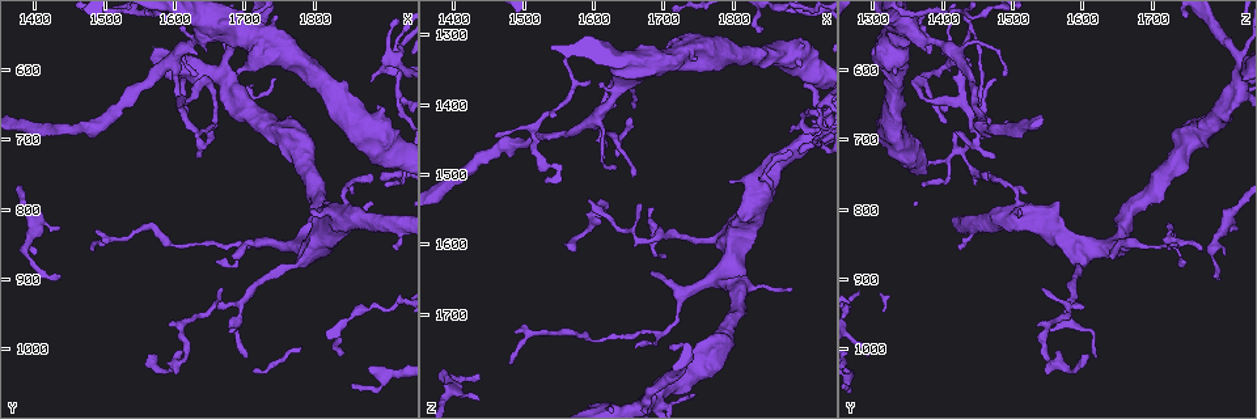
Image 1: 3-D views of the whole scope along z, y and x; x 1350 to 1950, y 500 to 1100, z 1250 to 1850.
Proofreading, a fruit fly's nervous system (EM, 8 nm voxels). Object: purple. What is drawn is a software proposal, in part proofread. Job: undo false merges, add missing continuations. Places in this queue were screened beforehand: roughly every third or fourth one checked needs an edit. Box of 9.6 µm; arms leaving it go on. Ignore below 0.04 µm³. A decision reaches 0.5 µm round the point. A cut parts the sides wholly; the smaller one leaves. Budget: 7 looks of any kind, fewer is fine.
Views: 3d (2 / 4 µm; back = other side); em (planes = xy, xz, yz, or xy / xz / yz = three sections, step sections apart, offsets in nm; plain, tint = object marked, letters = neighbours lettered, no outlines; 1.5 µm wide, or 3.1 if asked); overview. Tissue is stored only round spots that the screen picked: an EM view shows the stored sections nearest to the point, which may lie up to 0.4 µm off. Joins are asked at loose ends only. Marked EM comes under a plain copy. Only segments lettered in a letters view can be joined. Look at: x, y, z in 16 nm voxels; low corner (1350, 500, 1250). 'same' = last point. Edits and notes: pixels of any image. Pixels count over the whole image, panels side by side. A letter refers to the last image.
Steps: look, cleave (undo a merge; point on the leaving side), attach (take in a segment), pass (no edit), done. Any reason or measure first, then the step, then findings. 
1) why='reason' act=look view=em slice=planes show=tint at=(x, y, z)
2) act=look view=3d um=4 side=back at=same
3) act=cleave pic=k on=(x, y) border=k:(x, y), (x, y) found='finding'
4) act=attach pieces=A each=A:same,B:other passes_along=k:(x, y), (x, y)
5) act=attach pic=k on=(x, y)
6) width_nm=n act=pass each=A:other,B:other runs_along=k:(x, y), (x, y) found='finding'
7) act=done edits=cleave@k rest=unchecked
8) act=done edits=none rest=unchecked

why='free end' act=look view=em slice=planes show=tint at=(1655, 690, 1420)

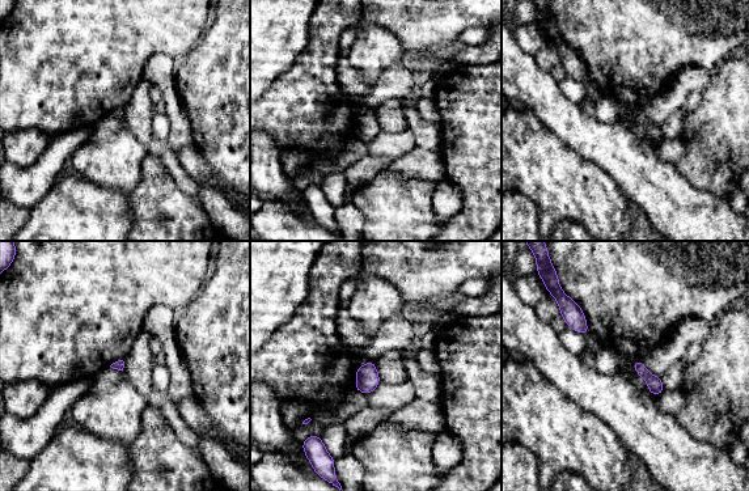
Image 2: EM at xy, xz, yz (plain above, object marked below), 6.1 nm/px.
why='see the neighbours' act=look view=em slice=planes show=letters at=same

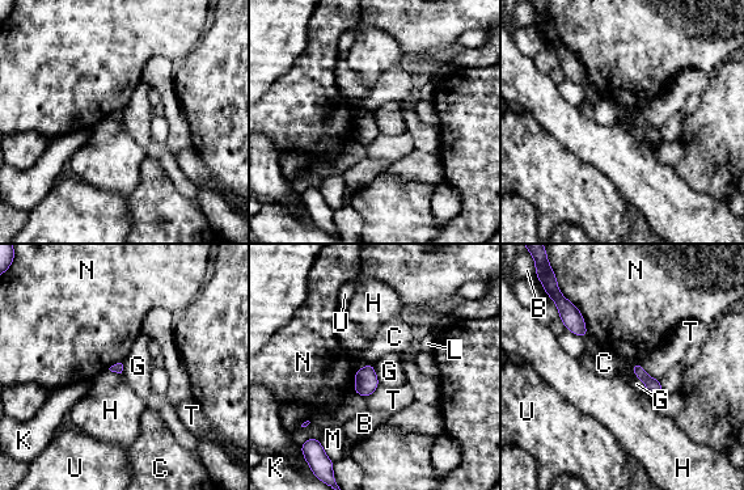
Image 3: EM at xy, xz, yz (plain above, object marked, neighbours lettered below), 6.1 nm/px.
act=pass each=B:other,C:other,G:other,H:other,K:other,L:other,M:other,N:other,T:other,U:other found='none of them fits'

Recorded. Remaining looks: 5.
why='an open end' act=look view=em slice=planes show=letters at=(1900, 760, 1370)

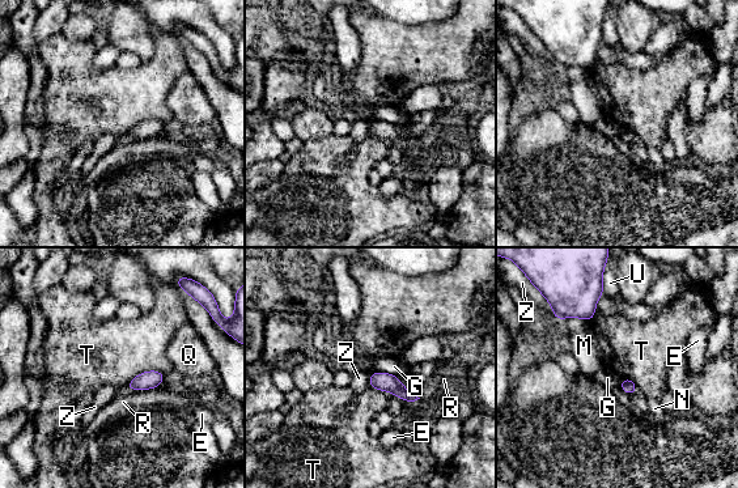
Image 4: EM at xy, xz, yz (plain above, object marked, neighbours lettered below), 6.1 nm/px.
width_nm=80 act=pass each=E:other,G:other,M:other,N:other,Q:other,R:other,T:other,U:other,Z:other border=4:(165, 374), (144, 370), (124, 387) found='no lettered segment goes on from it'

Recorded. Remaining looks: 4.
why='long arm stops here' act=look view=3d um=2 at=(1575, 1010, 1610)

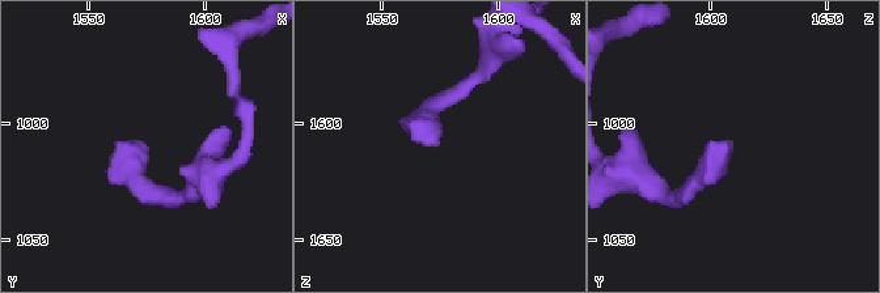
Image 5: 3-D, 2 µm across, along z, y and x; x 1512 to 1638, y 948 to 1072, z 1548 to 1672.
act=look view=em slice=yz step=8 show=letters at=(1573, 1008, 1608)

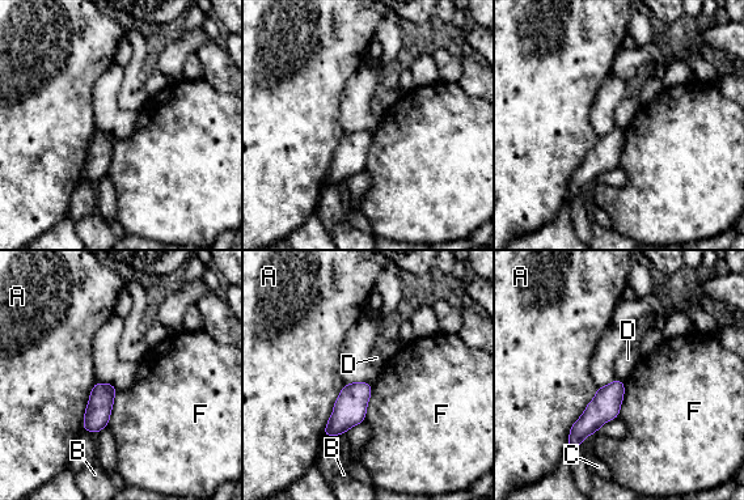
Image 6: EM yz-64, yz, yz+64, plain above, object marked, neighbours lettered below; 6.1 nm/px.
act=pass each=A:other,B:other,C:other,D:other,F:other border=6:(616, 378), (622, 381) found='no lettered segment goes on from it'

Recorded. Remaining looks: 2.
act=done edits=none rest=unchecked

